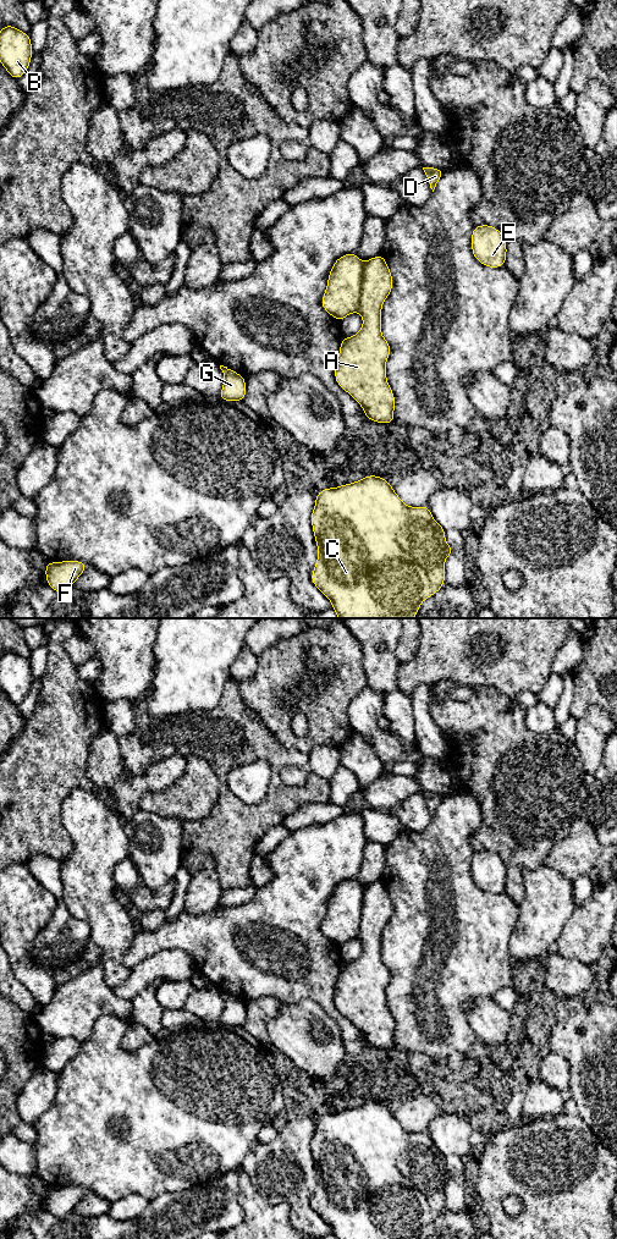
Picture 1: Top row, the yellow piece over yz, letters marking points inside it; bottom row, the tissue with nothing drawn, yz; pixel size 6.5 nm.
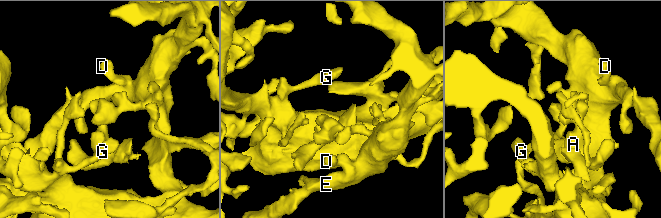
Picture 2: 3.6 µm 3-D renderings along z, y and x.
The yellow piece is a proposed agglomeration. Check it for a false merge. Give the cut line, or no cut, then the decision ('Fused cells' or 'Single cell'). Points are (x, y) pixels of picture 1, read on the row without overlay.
Split along yz (364, 888), (359, 932), (357, 936). Fused cells

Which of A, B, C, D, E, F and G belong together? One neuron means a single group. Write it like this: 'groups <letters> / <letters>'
groups A / B C D E F G

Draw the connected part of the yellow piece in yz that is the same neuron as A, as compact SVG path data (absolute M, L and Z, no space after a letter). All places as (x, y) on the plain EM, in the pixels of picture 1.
M379 880L364 887L358 937L363 952L352 963L343 963L335 989L335 1004L363 1034L370 1046L395 1047L395 1020L386 1004L391 973L381 959L381 934L393 913L385 883Z

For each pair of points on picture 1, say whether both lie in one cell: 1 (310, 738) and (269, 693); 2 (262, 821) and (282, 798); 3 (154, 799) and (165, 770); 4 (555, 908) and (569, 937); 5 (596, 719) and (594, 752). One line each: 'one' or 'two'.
1: one
2: one
3: two
4: two
5: one

